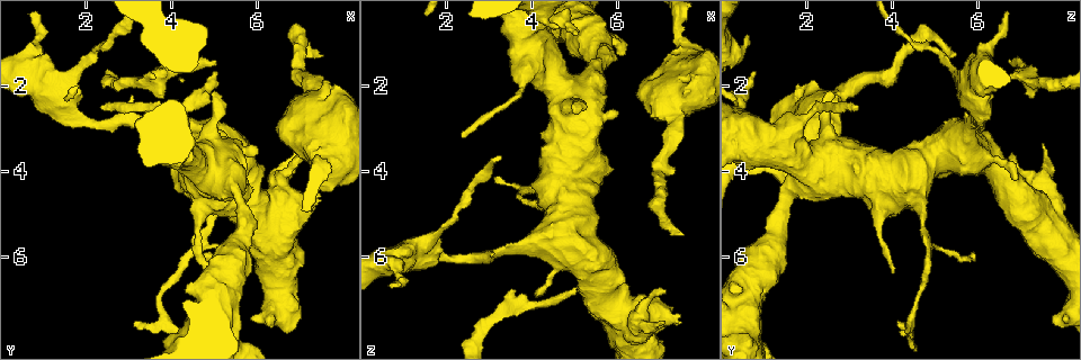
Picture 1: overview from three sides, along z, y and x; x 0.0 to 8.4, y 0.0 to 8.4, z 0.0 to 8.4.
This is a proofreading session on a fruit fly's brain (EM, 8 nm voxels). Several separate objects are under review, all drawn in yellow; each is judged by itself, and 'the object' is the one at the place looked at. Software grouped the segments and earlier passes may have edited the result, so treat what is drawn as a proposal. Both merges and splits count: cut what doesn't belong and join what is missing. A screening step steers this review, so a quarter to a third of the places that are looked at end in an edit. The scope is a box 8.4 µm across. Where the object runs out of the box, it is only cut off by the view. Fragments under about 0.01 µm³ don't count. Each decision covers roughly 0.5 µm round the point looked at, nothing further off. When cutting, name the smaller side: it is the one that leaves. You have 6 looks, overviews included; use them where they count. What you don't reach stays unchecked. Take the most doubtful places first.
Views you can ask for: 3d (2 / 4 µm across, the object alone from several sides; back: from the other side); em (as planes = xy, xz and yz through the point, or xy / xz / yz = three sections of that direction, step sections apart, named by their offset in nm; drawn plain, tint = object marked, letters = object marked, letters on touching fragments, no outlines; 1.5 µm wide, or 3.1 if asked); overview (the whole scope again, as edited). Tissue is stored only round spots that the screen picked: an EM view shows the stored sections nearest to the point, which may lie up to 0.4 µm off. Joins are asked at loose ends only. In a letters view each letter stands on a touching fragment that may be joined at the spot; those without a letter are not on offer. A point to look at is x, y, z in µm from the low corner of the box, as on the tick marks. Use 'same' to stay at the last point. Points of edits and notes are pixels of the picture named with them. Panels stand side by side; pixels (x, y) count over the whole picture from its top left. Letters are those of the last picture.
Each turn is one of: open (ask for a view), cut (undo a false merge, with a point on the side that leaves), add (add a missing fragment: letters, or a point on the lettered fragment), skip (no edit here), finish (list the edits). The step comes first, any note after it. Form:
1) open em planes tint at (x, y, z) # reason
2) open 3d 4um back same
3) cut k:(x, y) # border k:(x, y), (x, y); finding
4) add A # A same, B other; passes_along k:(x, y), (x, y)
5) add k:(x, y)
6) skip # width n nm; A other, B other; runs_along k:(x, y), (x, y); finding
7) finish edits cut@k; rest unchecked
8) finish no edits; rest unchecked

open em planes plain at (4.10, 4.20, 6.90) # free end

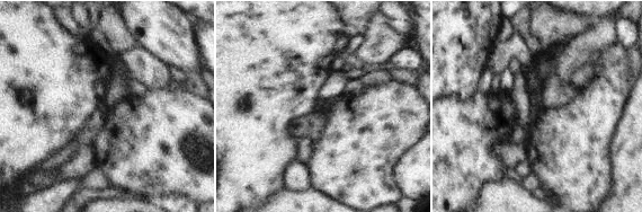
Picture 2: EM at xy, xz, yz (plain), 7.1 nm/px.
open em planes letters same # see the neighbours

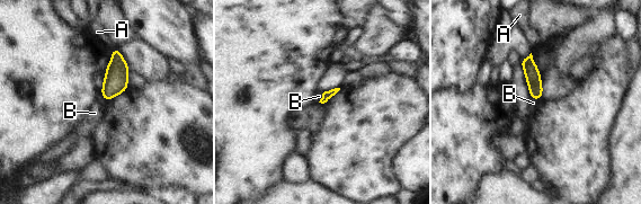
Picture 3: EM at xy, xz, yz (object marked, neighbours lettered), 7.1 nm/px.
skip # longest_contact B 60 nm; A other, B other; no lettered fragment goes on from it

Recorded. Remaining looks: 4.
open em planes tint at (3.10, 2.20, 5.95) # branch stops here

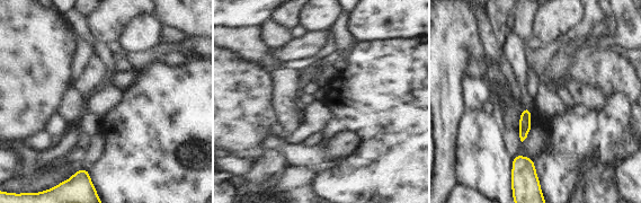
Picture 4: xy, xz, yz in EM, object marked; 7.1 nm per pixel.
open em planes letters same # what lies round it

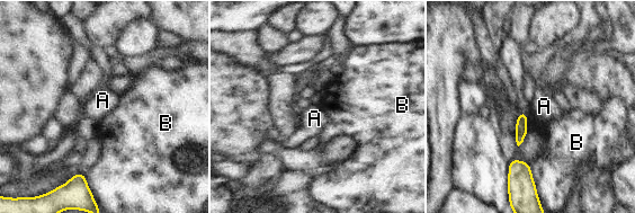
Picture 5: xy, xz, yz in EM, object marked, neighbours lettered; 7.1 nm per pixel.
skip # A other, B other; none of them fits

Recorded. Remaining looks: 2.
open em planes letters at (4.60, 0.90, 0.65) # an open end

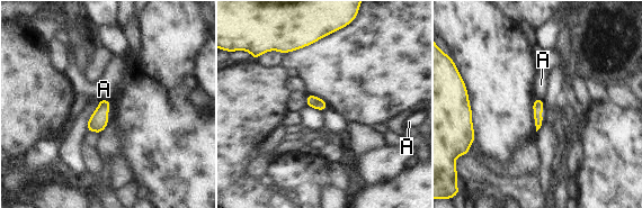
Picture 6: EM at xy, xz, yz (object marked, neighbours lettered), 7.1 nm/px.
skip # longest_contact A 80 nm; A other; no lettered fragment goes on from it

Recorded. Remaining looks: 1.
finish no edits; rest unchecked

